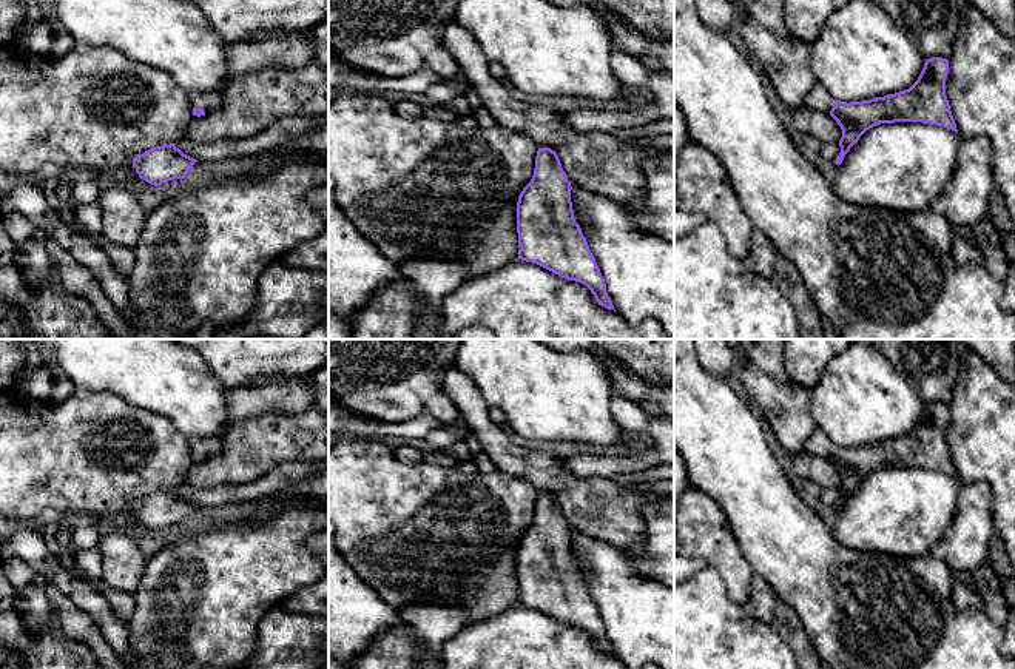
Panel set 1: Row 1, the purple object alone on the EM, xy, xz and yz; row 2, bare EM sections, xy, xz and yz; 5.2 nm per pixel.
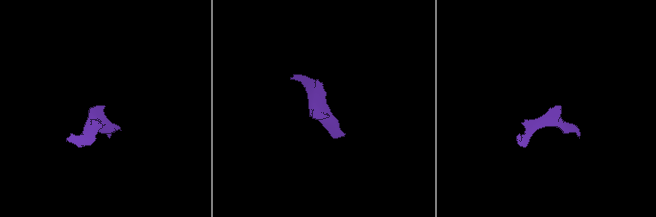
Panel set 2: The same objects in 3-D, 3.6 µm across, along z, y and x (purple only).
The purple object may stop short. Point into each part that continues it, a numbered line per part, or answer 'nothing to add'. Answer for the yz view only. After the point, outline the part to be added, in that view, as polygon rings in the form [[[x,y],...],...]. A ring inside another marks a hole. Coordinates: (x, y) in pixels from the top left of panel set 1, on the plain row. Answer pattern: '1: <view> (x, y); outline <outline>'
1: yz (819, 444); outline [[[819,427],[814,429],[804,445],[805,453],[818,455],[825,459],[830,459],[835,449],[836,444]]]

